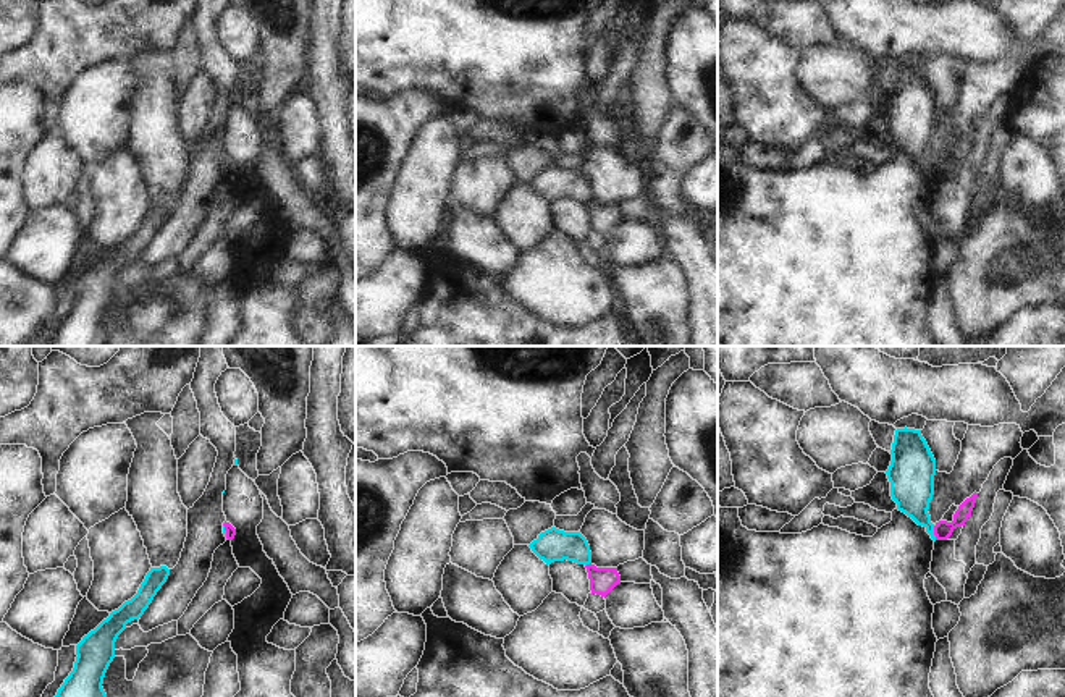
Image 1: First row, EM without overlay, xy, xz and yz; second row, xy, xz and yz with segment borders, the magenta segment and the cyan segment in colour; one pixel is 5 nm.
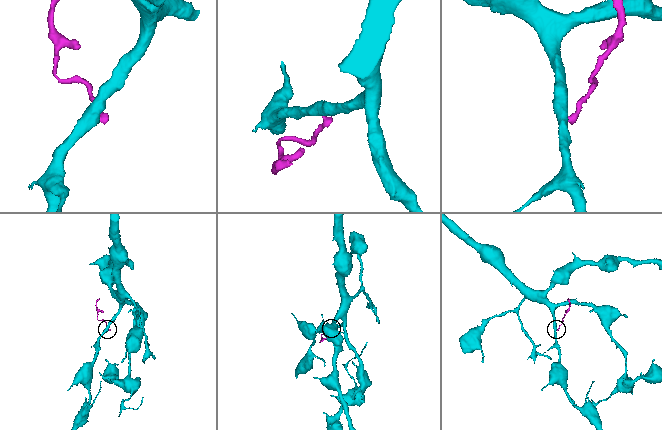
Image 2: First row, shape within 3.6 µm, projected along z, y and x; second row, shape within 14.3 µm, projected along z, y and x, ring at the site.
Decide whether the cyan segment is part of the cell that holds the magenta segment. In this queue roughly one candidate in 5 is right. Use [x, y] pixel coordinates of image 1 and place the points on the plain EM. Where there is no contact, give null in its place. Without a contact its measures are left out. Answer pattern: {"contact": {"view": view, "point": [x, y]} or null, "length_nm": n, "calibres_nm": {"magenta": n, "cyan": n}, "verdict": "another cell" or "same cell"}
{"contact": {"view": "yz", "point": [934, 170]}, "length_nm": 70, "calibres_nm": {"magenta": 90, "cyan": 220}, "verdict": "another cell"}

